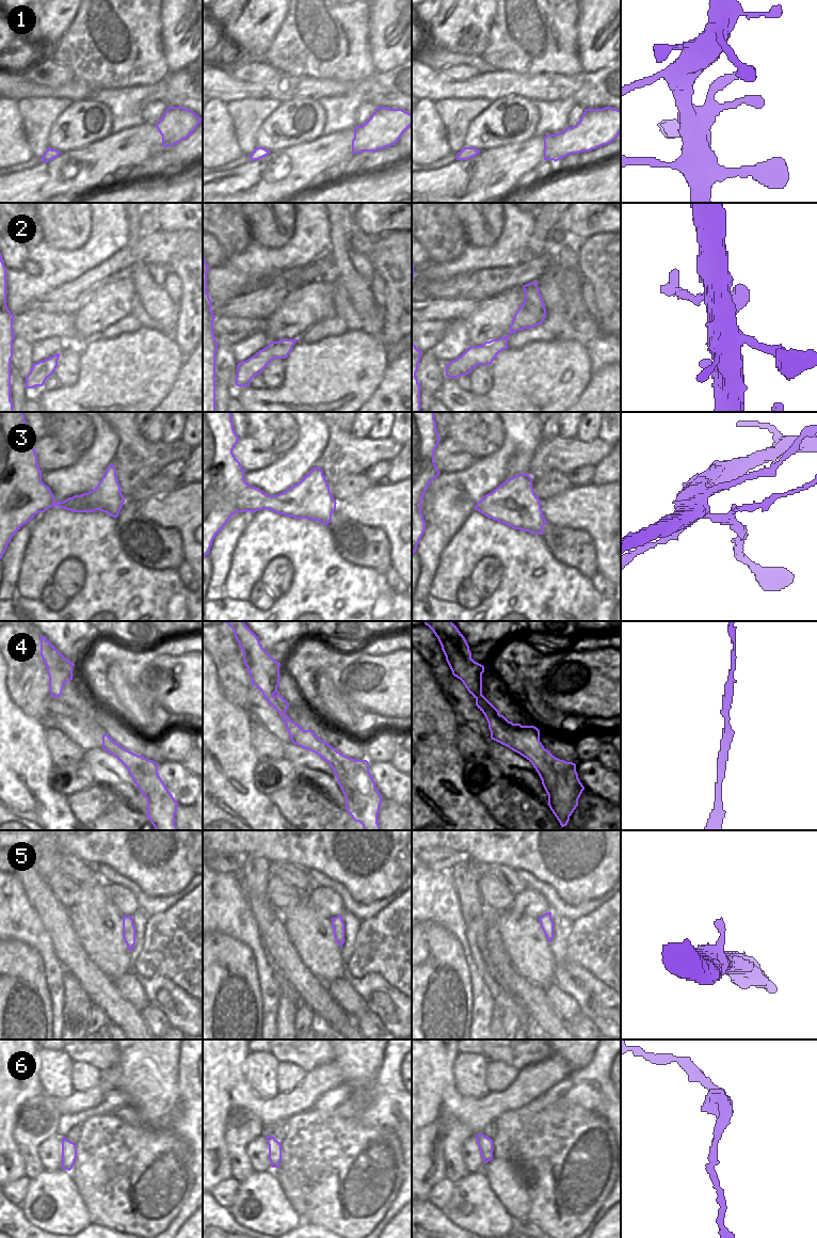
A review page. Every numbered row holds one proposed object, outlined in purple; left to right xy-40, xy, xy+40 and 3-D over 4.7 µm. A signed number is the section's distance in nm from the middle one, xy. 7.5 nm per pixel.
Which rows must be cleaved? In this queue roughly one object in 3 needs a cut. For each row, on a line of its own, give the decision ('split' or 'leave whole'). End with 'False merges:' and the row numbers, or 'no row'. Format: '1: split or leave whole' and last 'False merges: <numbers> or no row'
1: leave whole
2: leave whole
3: leave whole
4: leave whole
5: leave whole
6: leave whole
False merges: no row

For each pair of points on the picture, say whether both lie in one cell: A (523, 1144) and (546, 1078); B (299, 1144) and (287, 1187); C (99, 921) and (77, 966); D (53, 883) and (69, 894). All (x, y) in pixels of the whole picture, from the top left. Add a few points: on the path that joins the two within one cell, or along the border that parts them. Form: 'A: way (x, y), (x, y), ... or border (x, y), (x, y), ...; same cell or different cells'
A: border (541, 1094), (518, 1109); different cells
B: border (277, 1169), (304, 1194), (305, 1200); different cells
C: border (73, 927), (83, 950), (100, 969); different cells
D: way (58, 885), (65, 892); same cell

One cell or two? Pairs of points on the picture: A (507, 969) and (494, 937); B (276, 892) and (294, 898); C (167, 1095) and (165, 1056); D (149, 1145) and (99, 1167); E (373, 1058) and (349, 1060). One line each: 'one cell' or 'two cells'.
A: one cell
B: one cell
C: one cell
D: one cell
E: one cell

